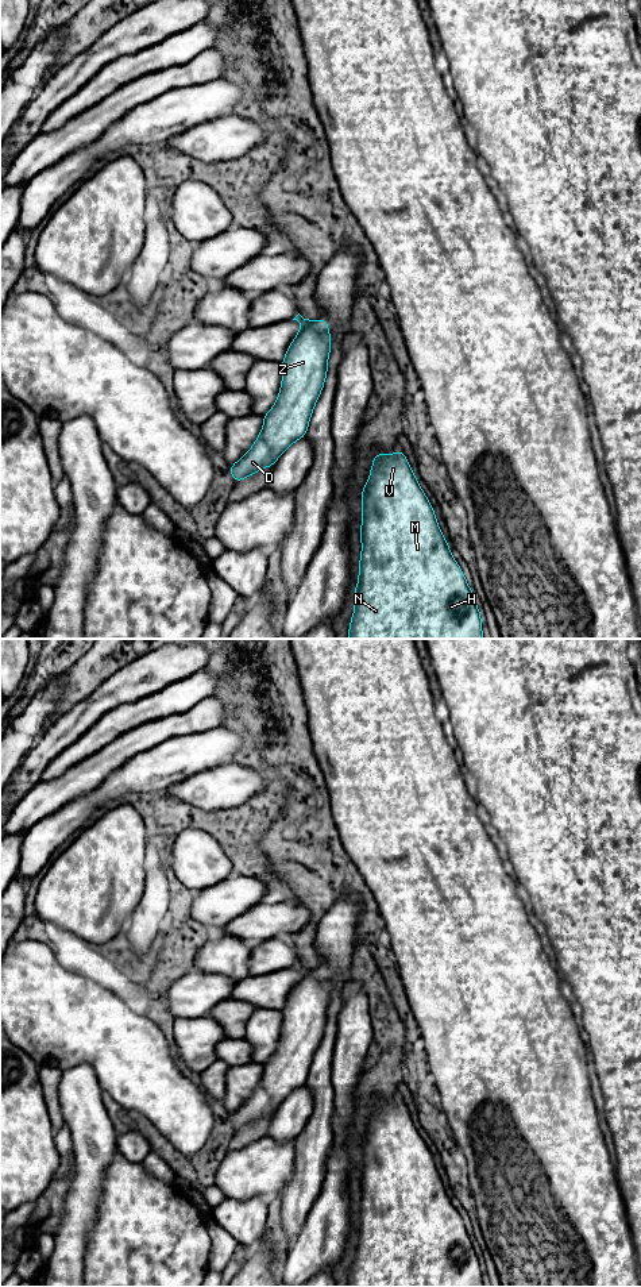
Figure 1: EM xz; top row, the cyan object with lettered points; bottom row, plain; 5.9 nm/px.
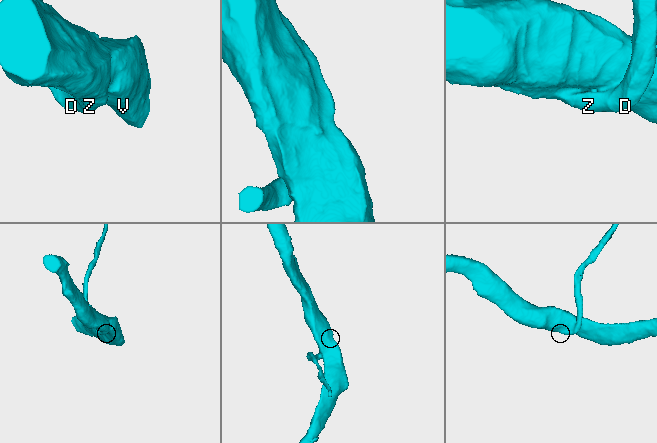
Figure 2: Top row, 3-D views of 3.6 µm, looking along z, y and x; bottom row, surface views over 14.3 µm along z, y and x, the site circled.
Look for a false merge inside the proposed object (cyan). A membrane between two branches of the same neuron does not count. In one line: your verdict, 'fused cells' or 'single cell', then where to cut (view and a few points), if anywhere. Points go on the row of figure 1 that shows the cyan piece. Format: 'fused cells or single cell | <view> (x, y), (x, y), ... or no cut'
single cell | no cut

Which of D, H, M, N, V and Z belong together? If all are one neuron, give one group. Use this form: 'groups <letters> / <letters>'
groups D H M N V Z

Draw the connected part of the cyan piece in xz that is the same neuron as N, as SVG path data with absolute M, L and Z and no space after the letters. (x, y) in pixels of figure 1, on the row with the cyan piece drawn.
M403 451L375 454L367 485L362 489L359 581L352 594L355 606L347 639L483 639L475 594L453 559L435 509L418 485Z

